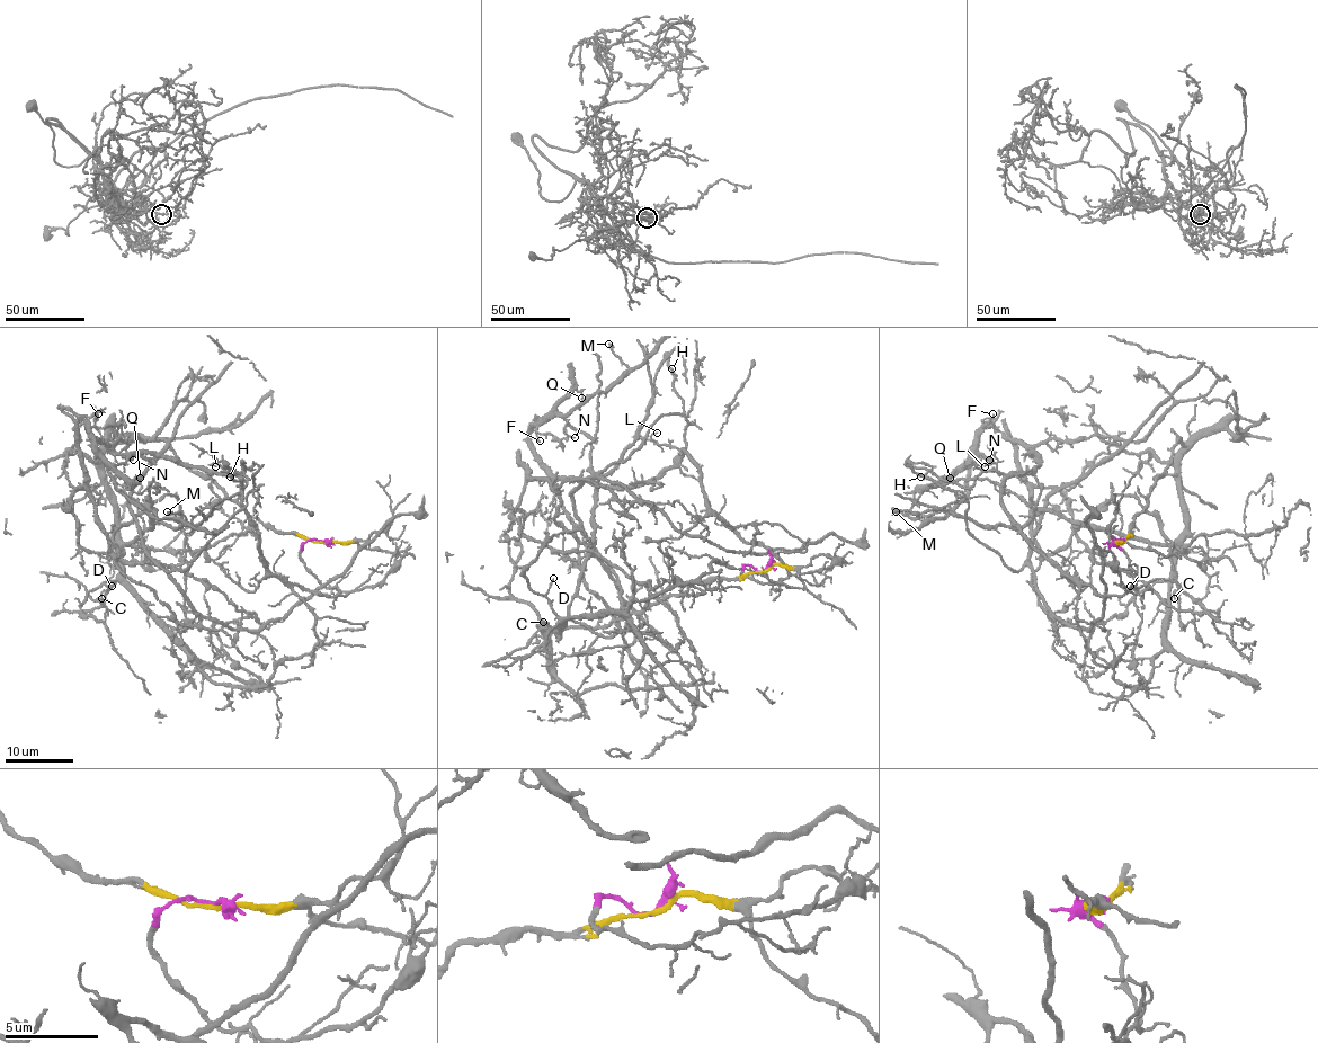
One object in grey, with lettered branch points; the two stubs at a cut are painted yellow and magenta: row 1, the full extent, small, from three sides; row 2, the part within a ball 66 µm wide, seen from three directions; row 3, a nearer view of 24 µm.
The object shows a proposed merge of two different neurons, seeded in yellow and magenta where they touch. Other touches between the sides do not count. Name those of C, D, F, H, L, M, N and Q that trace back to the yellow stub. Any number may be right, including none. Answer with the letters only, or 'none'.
C, D

